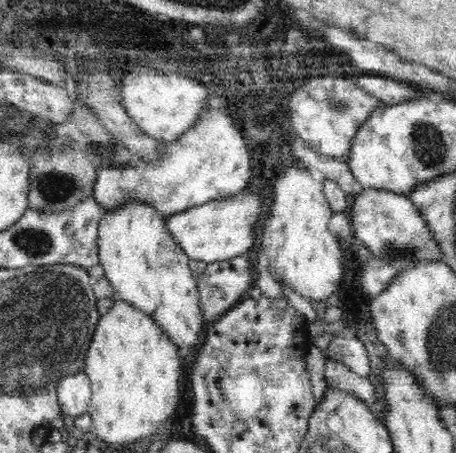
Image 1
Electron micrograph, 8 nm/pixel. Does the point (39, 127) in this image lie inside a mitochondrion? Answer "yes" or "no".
no

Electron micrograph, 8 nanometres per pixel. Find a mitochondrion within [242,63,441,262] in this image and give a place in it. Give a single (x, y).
(342, 106)

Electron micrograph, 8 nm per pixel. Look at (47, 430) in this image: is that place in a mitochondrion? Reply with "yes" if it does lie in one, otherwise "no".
no

